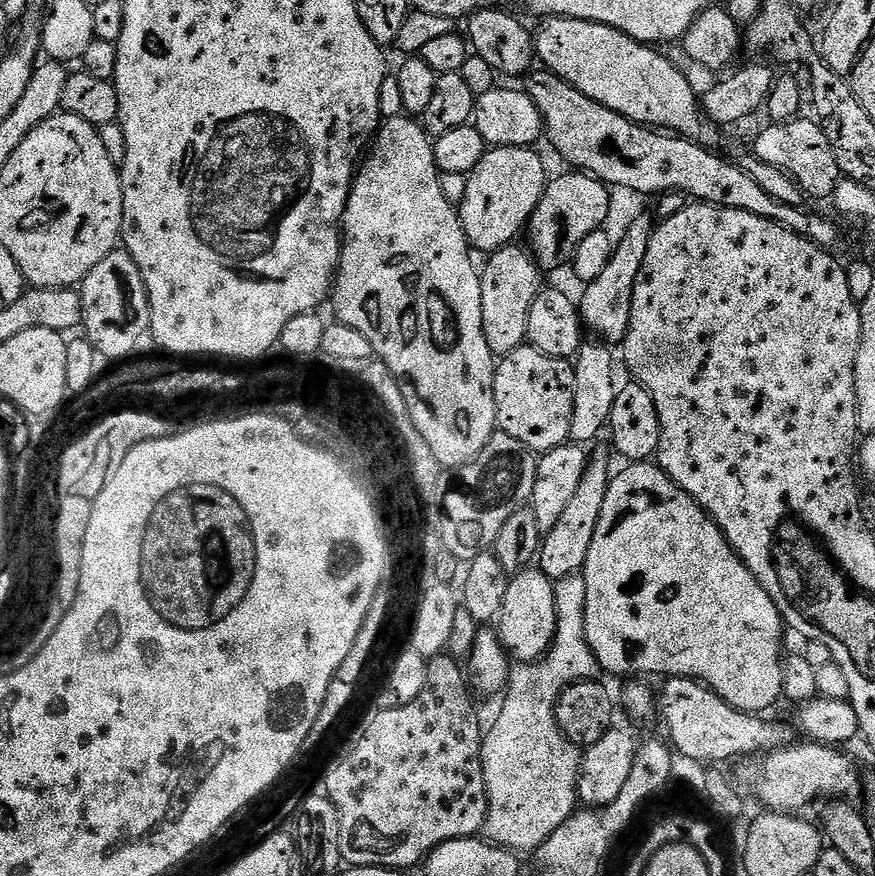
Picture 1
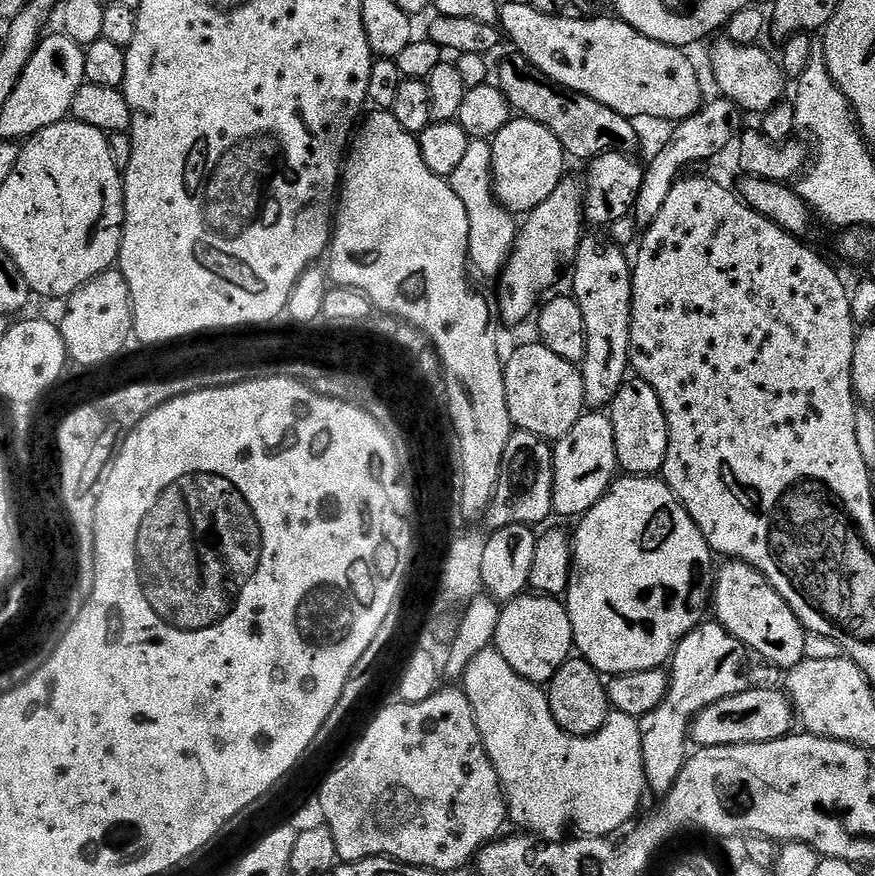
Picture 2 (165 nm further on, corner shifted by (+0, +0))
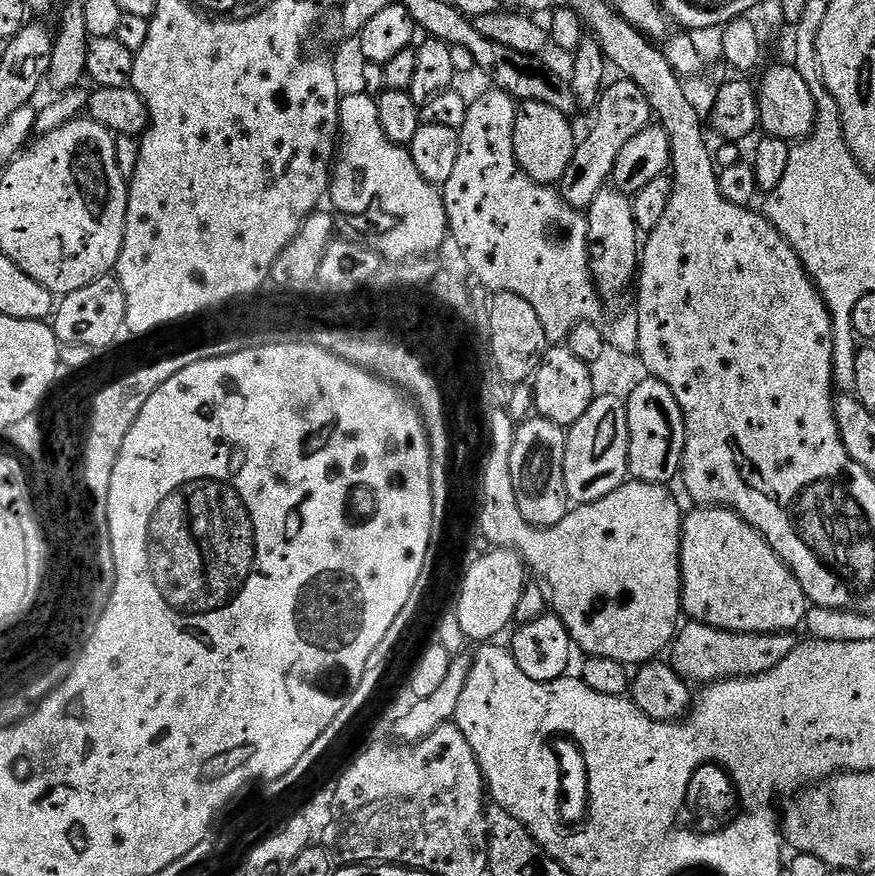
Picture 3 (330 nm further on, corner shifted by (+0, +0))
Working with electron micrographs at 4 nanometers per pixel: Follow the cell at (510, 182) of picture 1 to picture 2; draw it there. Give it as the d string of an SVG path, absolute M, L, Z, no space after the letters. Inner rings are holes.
M513 118L508 121L498 134L493 136L492 145L492 191L496 199L509 213L527 214L542 206L554 190L558 190L558 182L566 175L564 147L542 126L533 120Z

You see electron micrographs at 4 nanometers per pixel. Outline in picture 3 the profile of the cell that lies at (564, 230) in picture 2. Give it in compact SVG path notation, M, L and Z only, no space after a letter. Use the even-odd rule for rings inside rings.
M616 78L609 83L600 94L600 102L594 109L596 121L588 132L588 137L577 143L570 166L566 166L566 174L560 179L558 191L571 208L586 210L590 202L594 202L594 194L602 190L612 179L614 162L618 162L618 154L626 147L626 142L634 138L643 128L653 123L654 113L642 86L633 80Z

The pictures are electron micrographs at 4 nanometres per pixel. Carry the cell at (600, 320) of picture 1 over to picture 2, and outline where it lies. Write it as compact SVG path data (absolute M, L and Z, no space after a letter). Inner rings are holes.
M709 99L699 112L679 121L673 127L676 129L673 130L672 137L665 142L664 149L652 161L647 161L642 178L642 190L638 190L634 209L637 225L647 226L654 222L654 218L658 218L658 210L662 210L662 202L666 202L666 194L670 194L672 185L685 171L683 168L687 164L696 164L699 160L712 160L715 156L722 155L731 144L733 147L734 141L742 132L740 116L742 117L741 109L736 107L733 100Z

